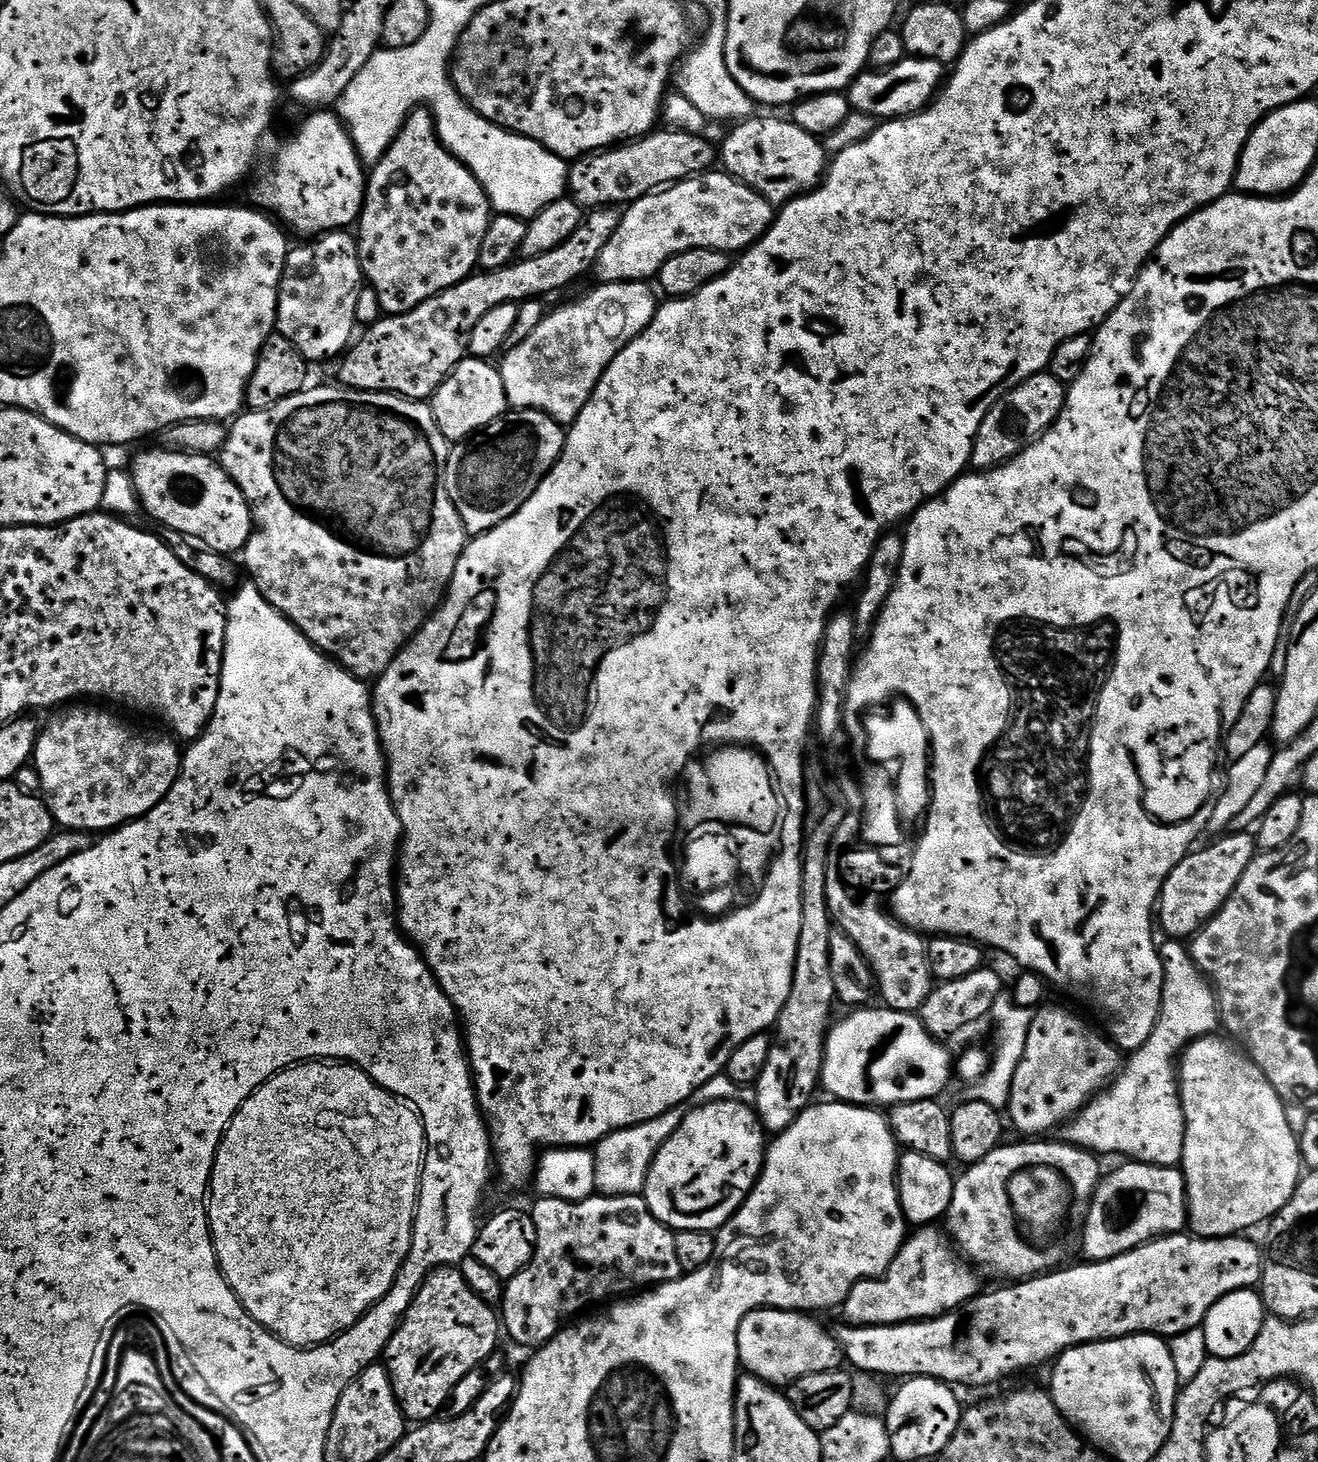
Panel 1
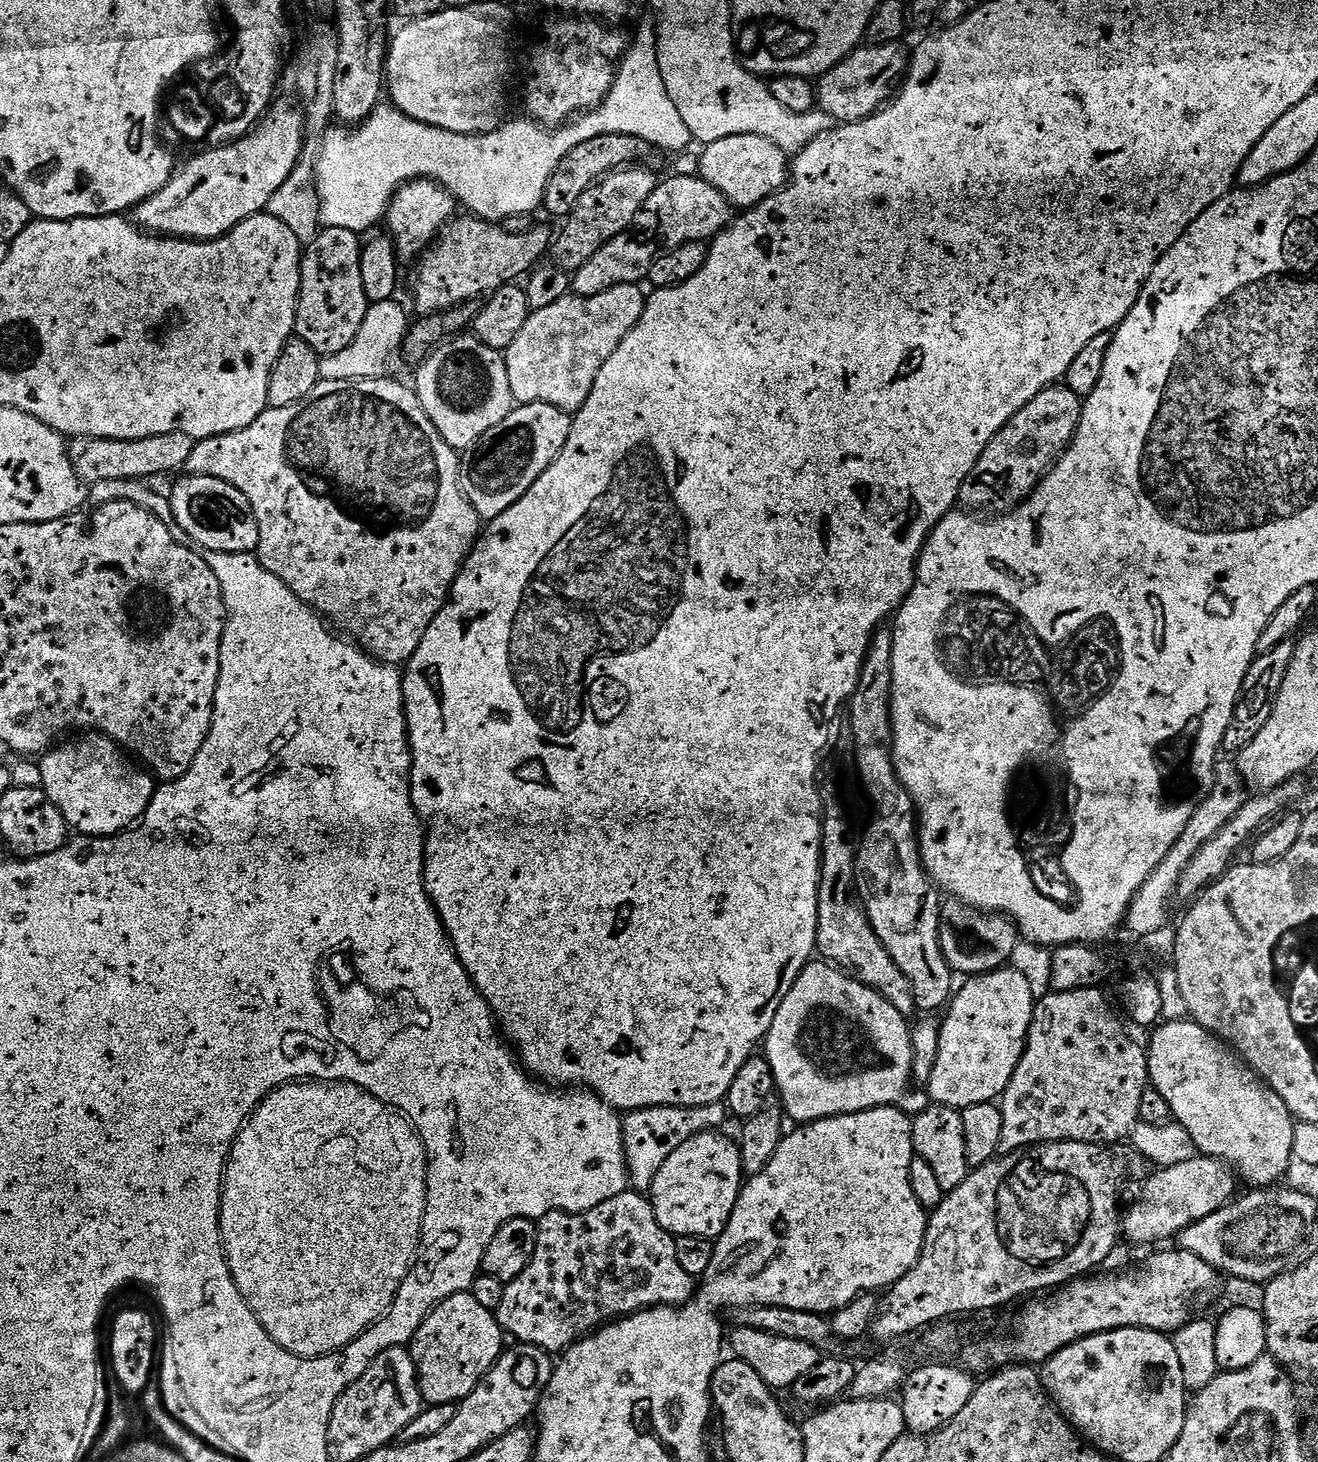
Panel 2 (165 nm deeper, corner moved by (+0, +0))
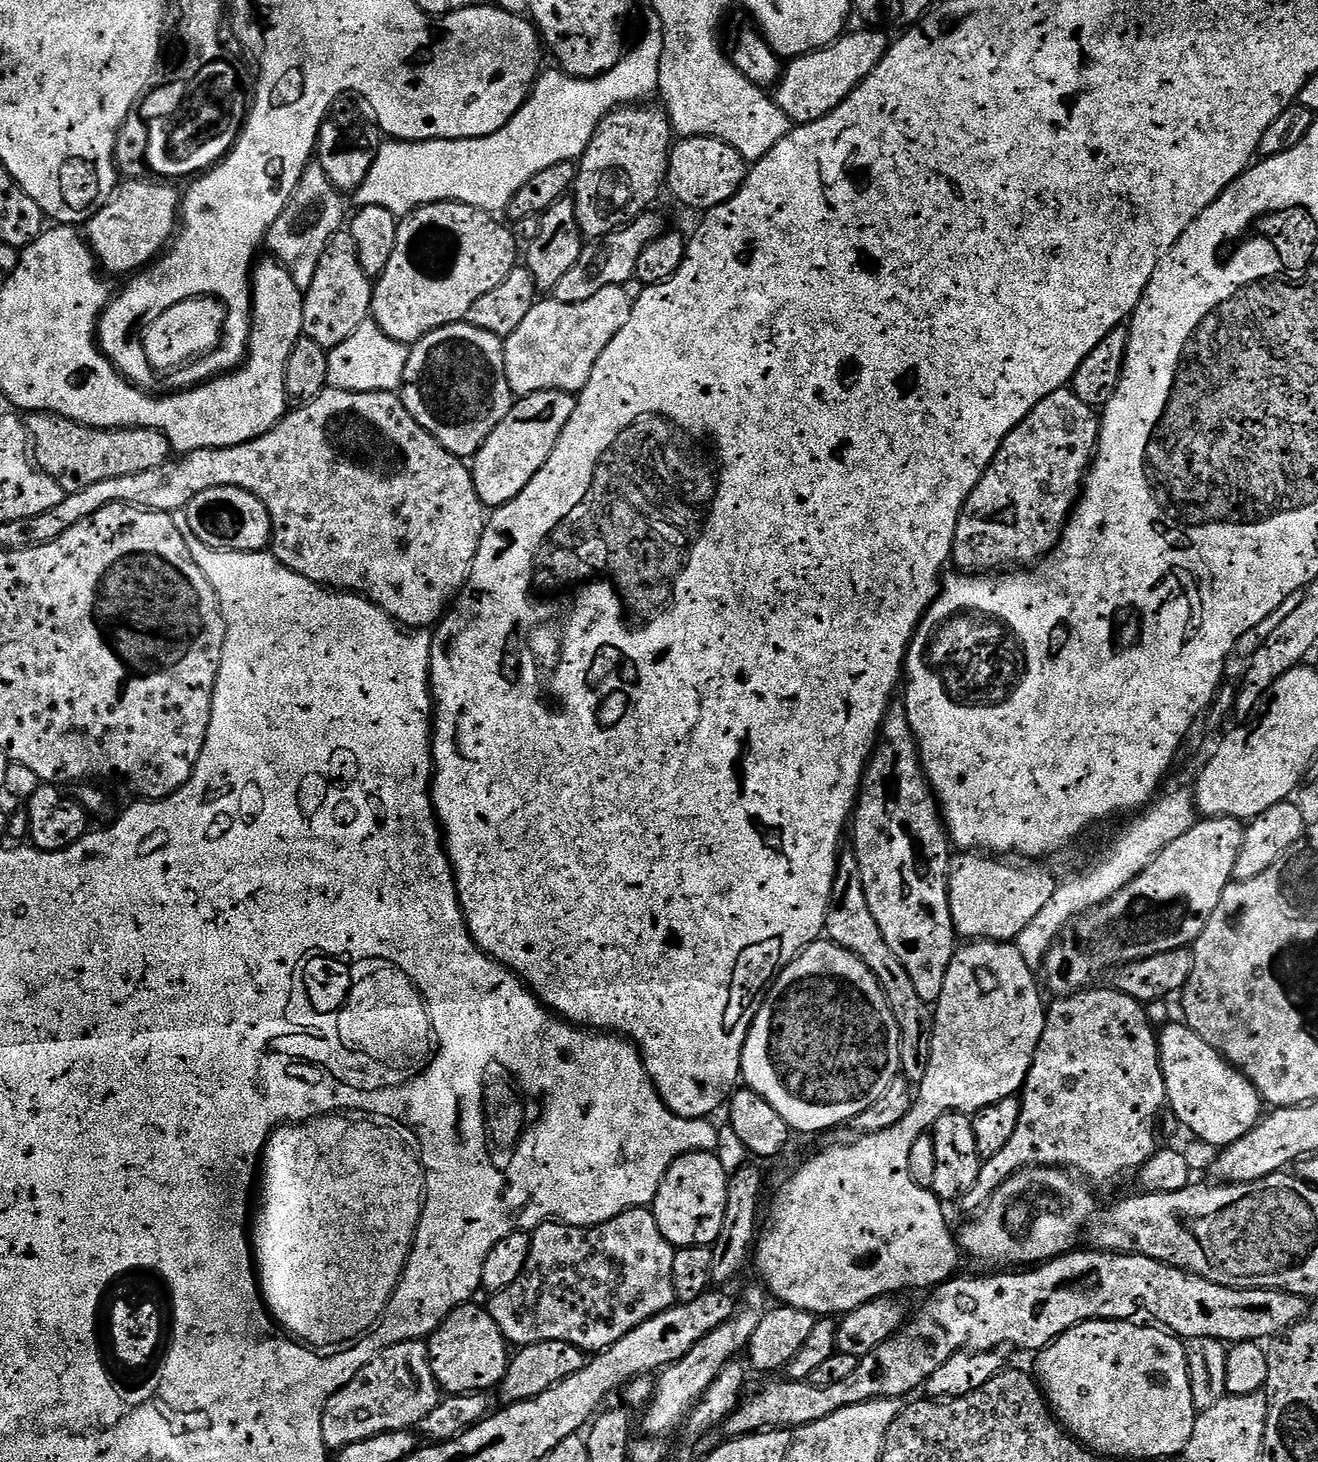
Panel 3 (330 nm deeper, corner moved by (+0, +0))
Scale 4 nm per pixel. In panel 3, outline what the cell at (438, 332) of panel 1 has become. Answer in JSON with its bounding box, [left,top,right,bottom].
[574,102,674,242]

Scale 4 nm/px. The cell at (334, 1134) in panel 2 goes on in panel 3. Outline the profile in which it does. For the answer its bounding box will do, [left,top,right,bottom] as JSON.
[250,1114,426,1344]

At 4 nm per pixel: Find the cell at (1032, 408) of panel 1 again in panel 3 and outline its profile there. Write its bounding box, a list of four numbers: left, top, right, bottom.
[951,386,1100,574]

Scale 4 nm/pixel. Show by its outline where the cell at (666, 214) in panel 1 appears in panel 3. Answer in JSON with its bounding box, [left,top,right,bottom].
[554,210,666,304]

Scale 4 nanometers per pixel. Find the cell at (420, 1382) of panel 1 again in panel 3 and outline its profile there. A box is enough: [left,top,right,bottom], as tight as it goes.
[426,1304,510,1396]

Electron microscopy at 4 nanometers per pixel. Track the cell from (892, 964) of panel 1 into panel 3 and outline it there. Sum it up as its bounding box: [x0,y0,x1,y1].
[850,703,958,1005]

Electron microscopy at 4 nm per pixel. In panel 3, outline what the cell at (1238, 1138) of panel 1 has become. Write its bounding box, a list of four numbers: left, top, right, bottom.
[1158,1022,1262,1150]

